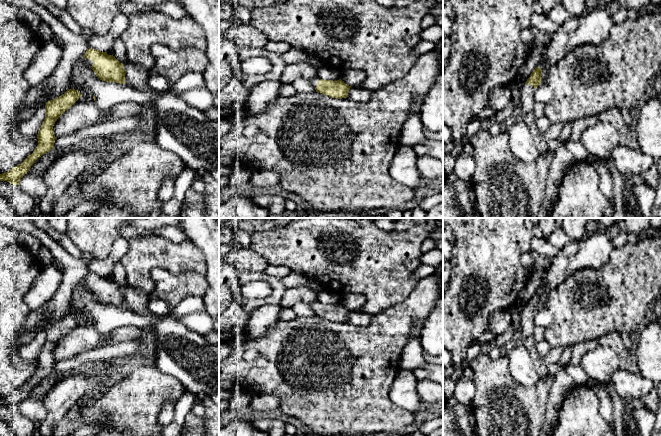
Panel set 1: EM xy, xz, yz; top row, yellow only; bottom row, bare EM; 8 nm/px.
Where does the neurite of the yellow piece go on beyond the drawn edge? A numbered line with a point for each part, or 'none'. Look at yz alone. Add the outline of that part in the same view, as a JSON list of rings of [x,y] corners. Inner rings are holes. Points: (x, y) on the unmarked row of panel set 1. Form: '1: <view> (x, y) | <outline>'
none

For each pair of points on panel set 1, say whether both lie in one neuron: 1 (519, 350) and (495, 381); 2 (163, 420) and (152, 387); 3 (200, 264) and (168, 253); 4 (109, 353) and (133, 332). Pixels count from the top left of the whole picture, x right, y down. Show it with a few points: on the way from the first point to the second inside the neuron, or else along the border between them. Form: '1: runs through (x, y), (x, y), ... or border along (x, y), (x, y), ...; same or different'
1: border along (505, 355), (510, 375), (521, 385); different
2: border along (170, 398), (165, 401), (158, 416), (160, 425); different
3: runs through (192, 259), (176, 258); same
4: border along (138, 338), (100, 346); different

